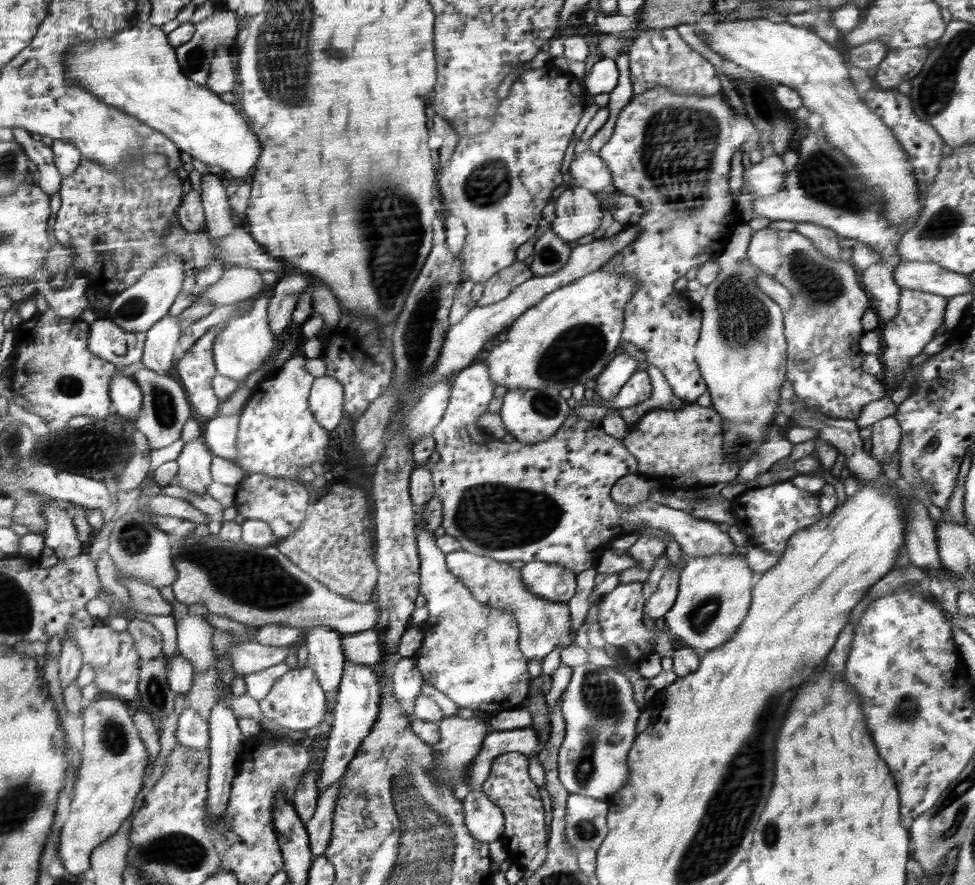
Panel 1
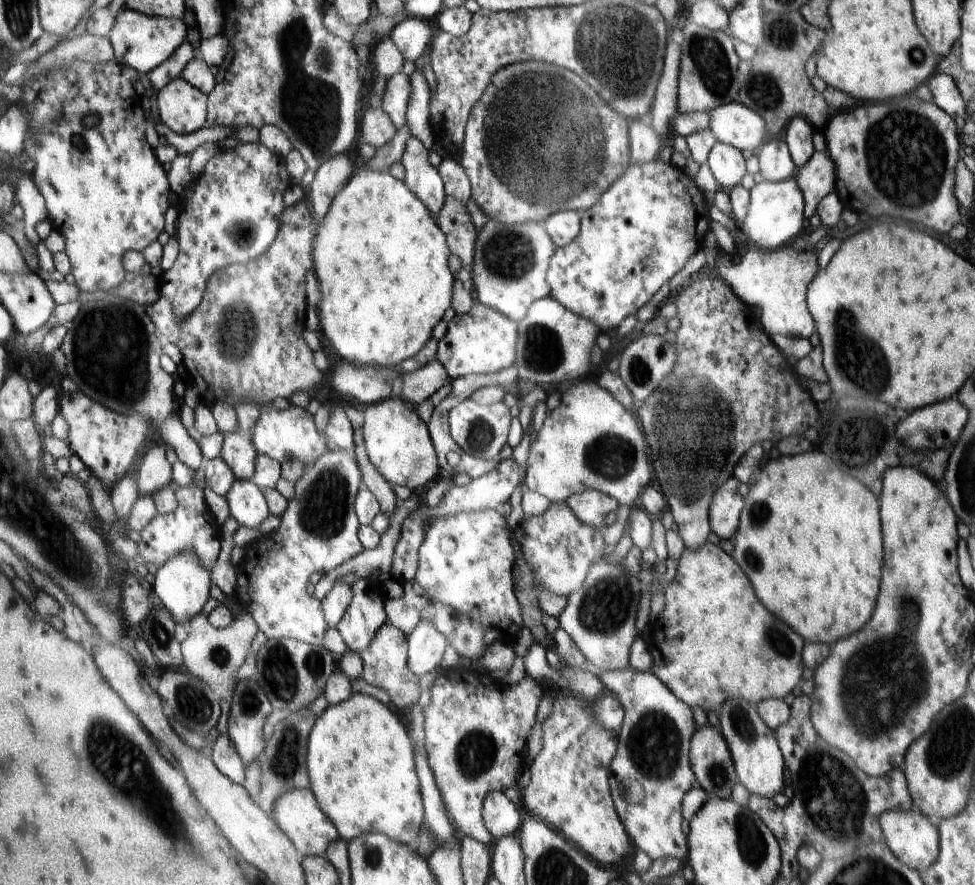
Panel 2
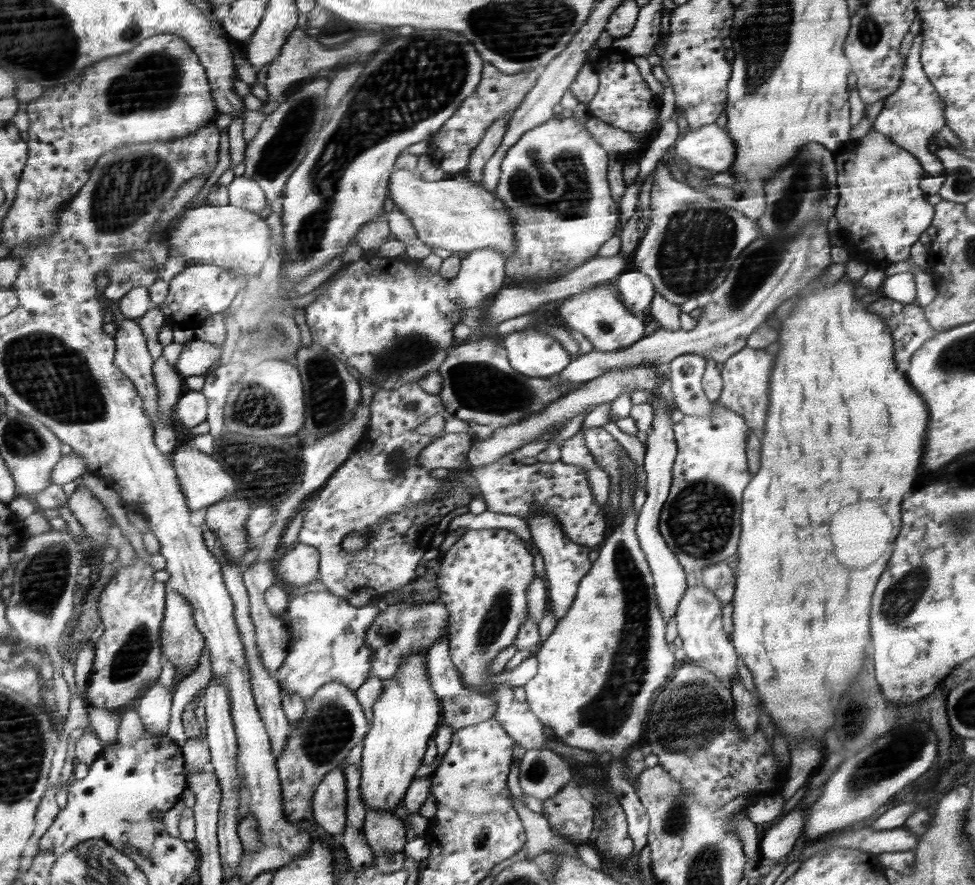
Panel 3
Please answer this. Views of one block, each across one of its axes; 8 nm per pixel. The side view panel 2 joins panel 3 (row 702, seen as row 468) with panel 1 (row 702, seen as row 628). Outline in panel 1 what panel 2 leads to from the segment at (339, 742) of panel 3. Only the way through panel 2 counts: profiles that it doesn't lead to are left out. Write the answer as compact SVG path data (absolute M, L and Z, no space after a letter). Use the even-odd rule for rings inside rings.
M308 666L300 669L295 668L276 680L270 692L260 700L261 716L258 719L266 716L278 724L279 728L306 731L324 721L325 714L330 710L327 702L328 699L318 680L317 671Z

